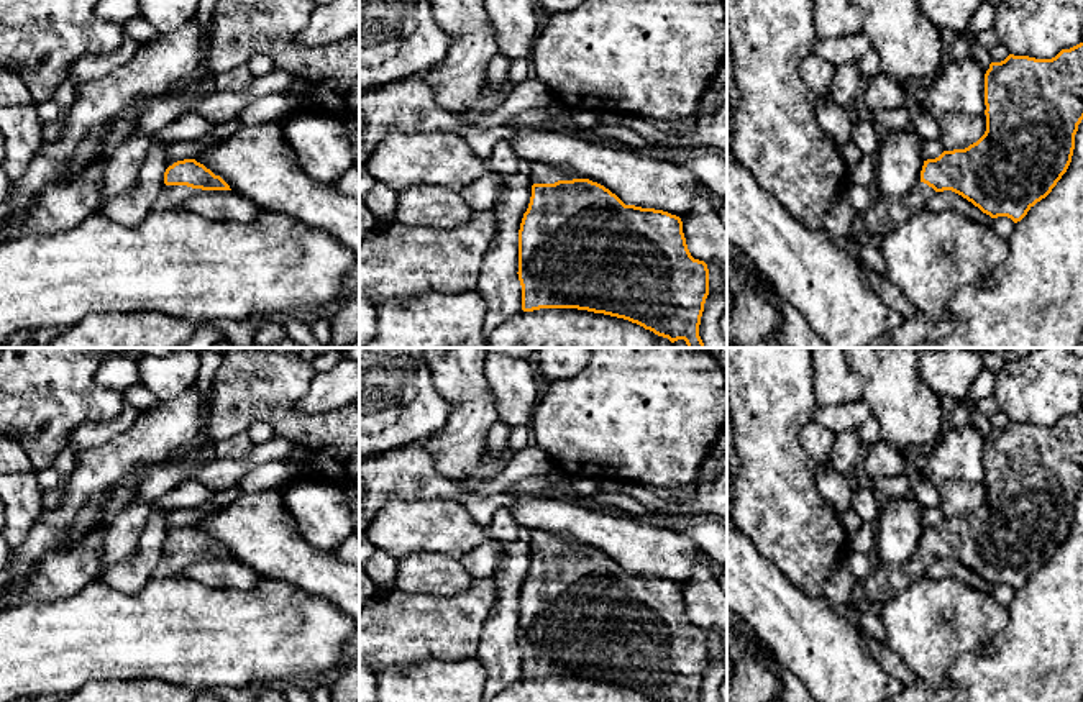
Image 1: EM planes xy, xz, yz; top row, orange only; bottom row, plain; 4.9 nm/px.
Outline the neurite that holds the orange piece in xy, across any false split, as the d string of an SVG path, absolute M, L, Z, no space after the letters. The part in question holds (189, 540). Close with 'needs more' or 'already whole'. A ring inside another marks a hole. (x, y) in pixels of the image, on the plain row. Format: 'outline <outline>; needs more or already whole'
outline M184 526L169 533L164 540L164 551L166 553L161 556L154 569L154 577L159 579L180 576L192 561L200 558L231 558L220 543L215 543L210 536L197 530L195 526Z; needs more

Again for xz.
outline M532 531L532 564L519 597L522 677L578 676L628 687L655 702L699 702L709 636L688 617L679 584L625 572L589 546Z; needs more

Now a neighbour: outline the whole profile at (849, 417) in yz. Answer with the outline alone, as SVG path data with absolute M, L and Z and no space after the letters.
M865 400L816 407L812 413L814 422L834 433L857 431L870 417L873 413Z

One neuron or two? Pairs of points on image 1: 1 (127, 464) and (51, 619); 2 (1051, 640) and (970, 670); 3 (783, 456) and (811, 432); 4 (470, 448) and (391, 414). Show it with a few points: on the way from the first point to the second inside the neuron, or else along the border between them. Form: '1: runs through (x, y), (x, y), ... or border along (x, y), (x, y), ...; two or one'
1: border along (95, 579), (69, 596), (23, 602); two
2: runs through (1031, 660), (1021, 670), (990, 670); one
3: border along (811, 419), (801, 430), (801, 445), (816, 478); two
4: border along (440, 394), (452, 404), (452, 414), (422, 442); two

